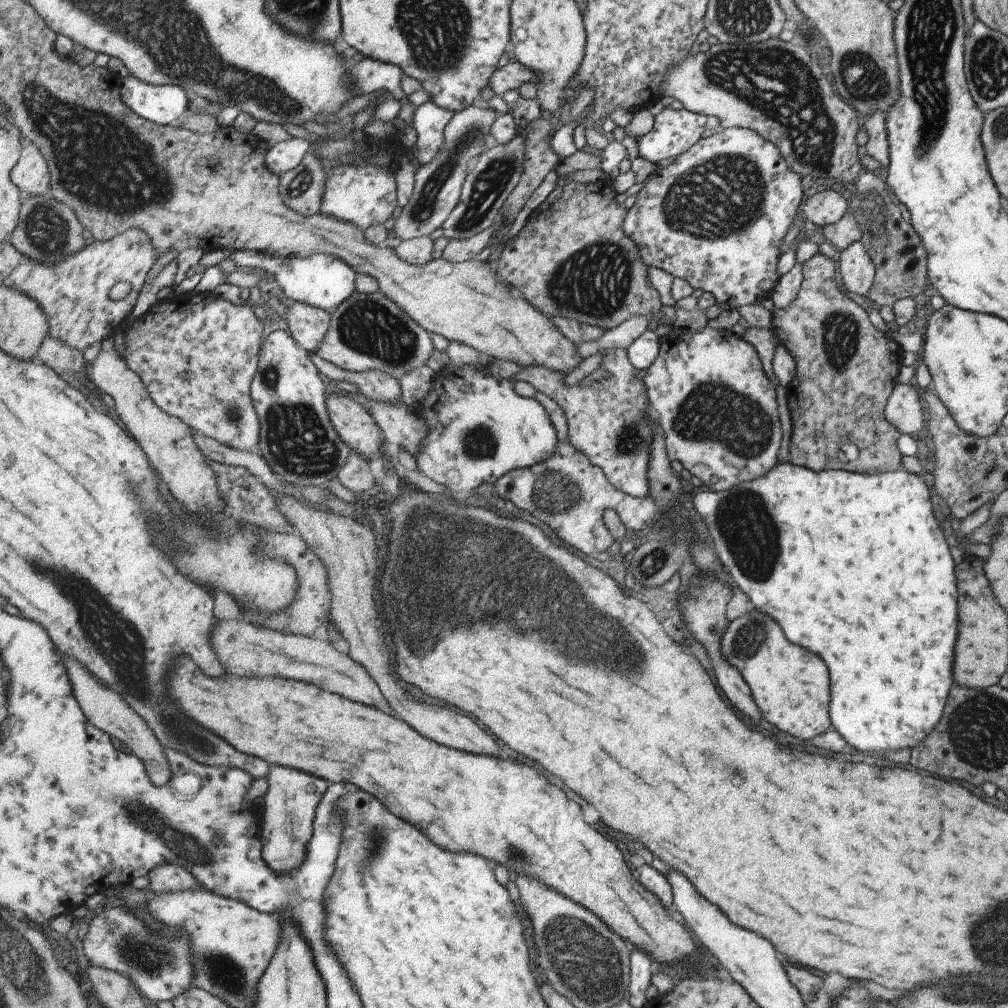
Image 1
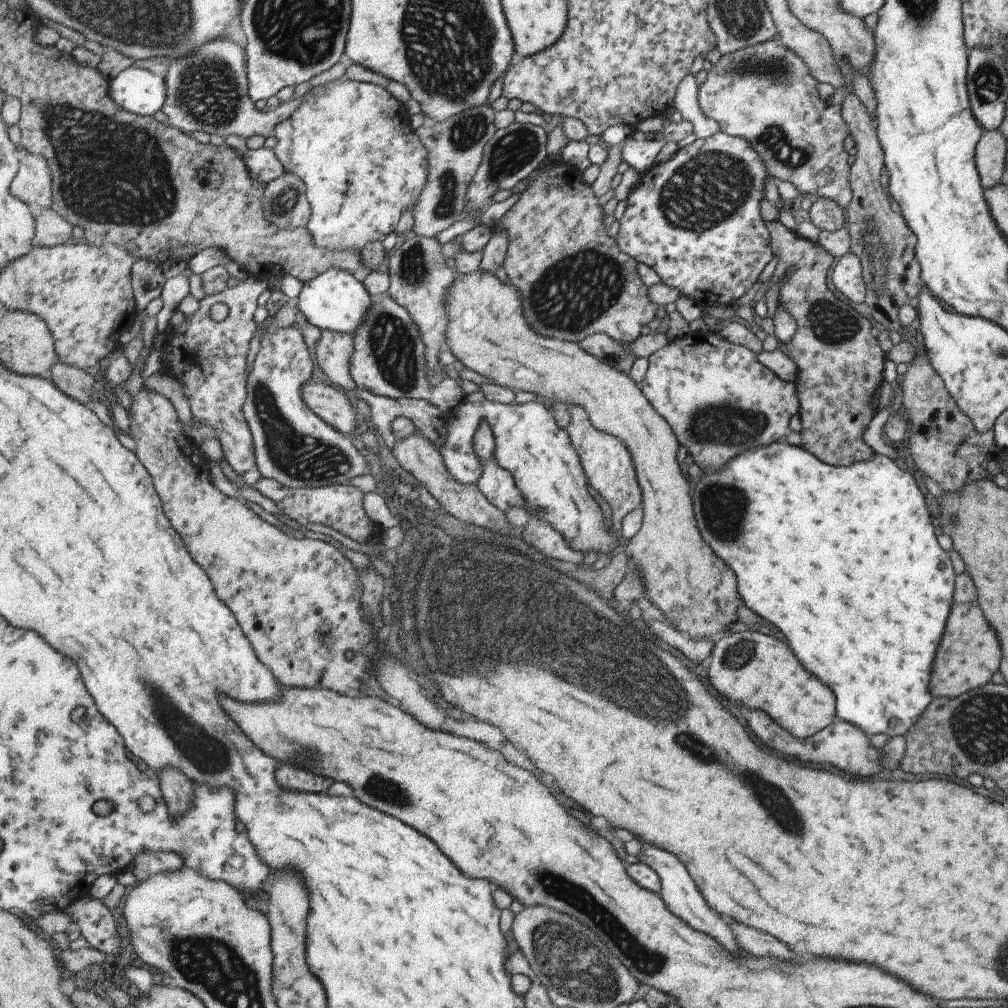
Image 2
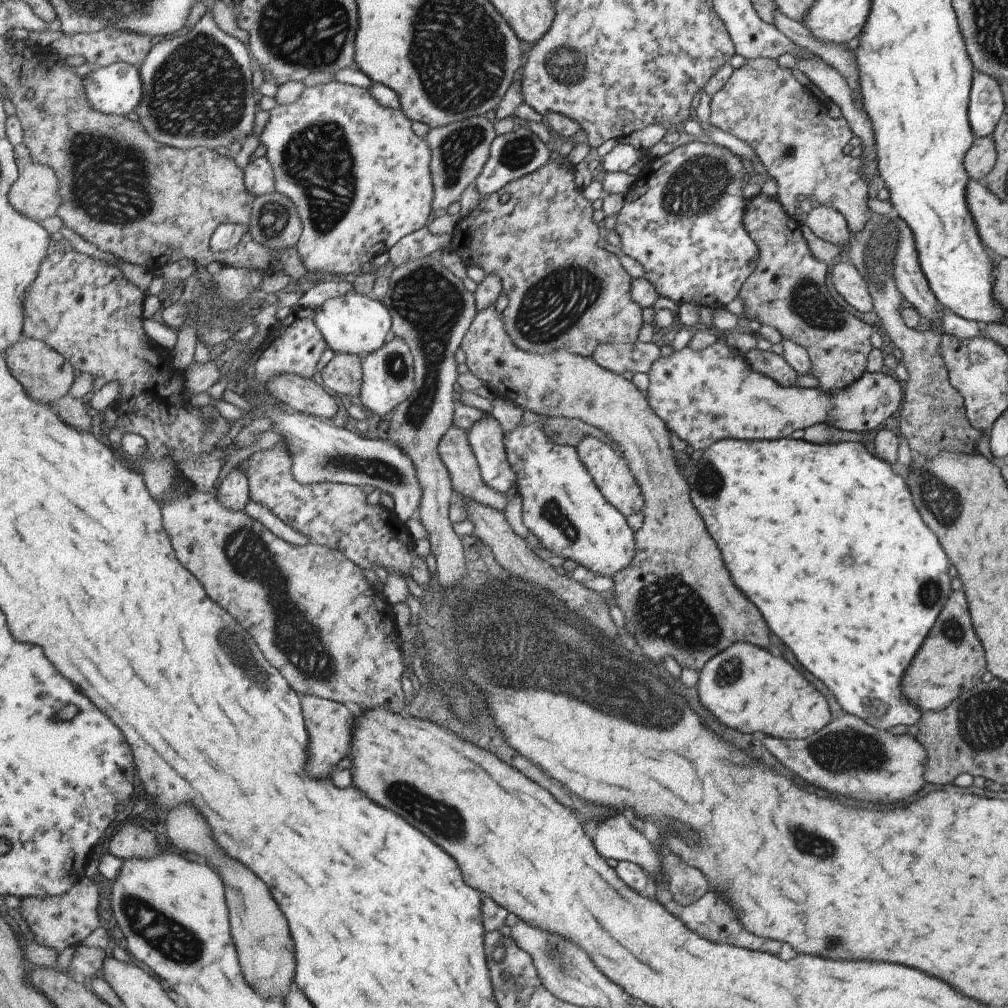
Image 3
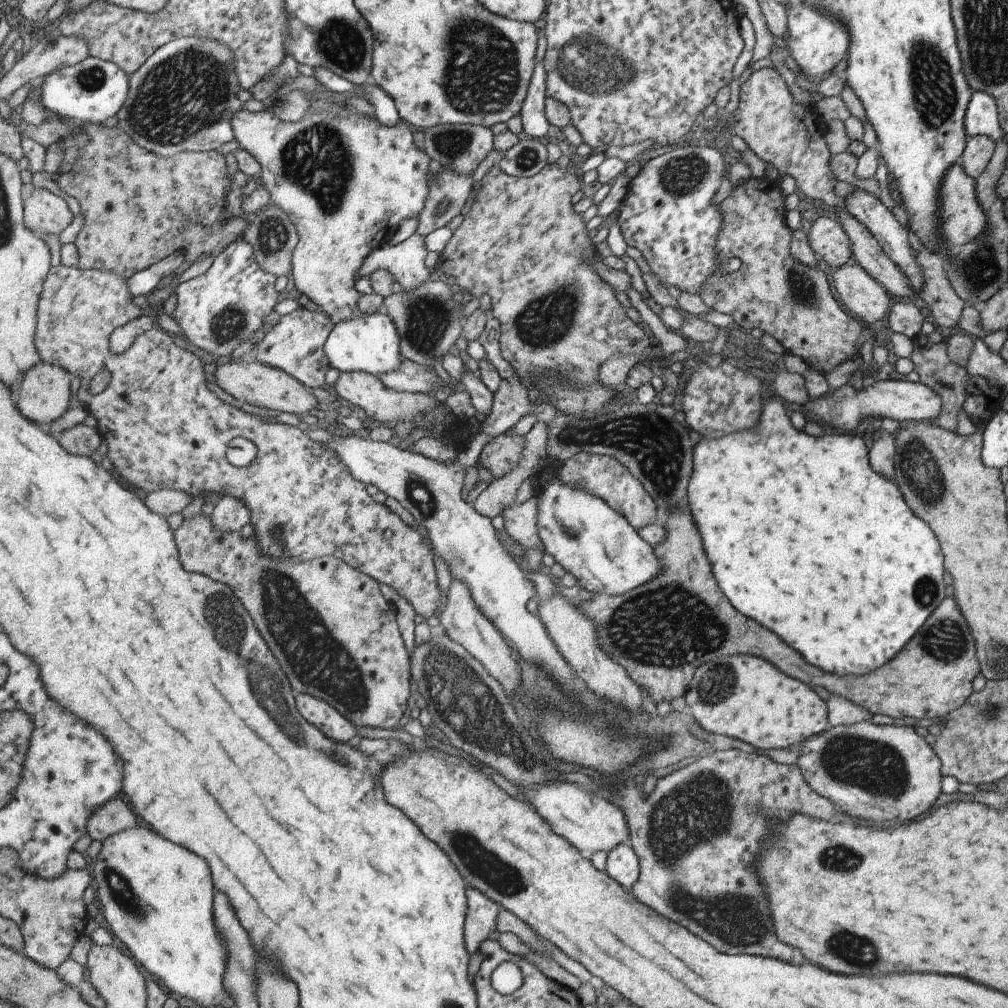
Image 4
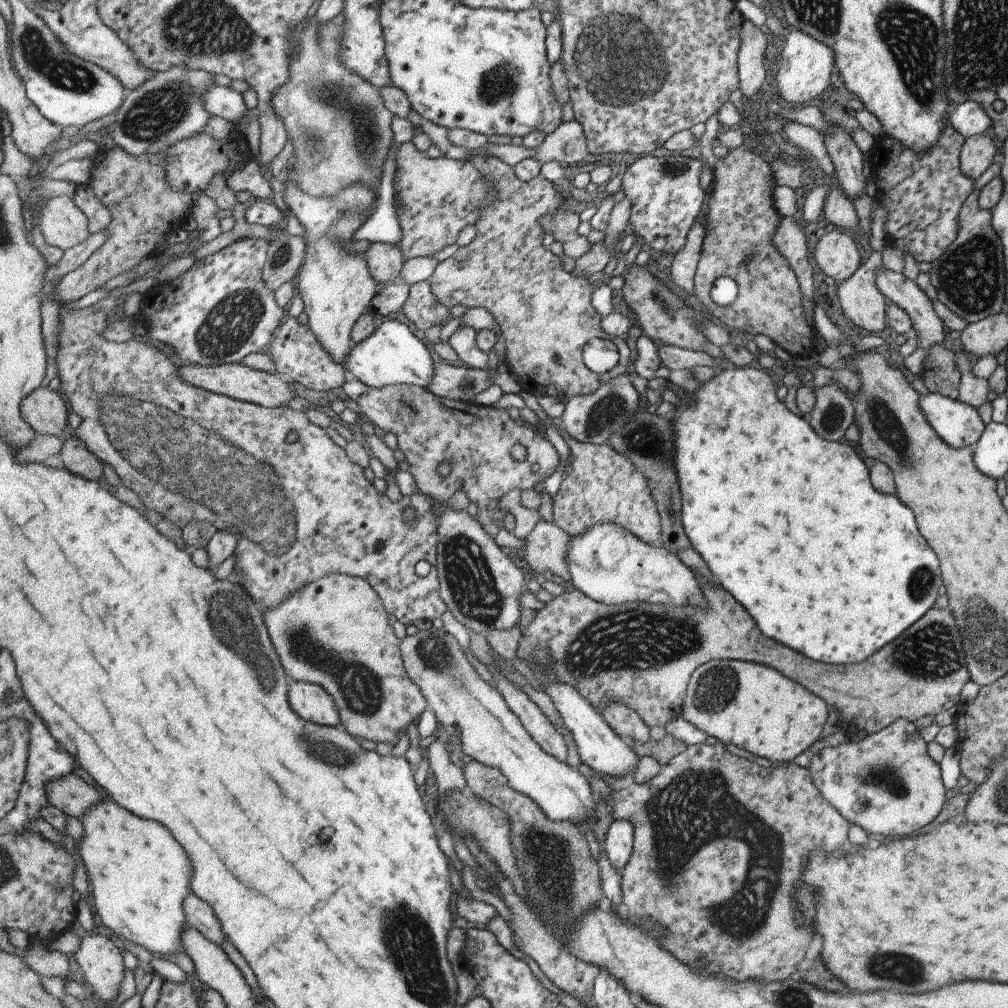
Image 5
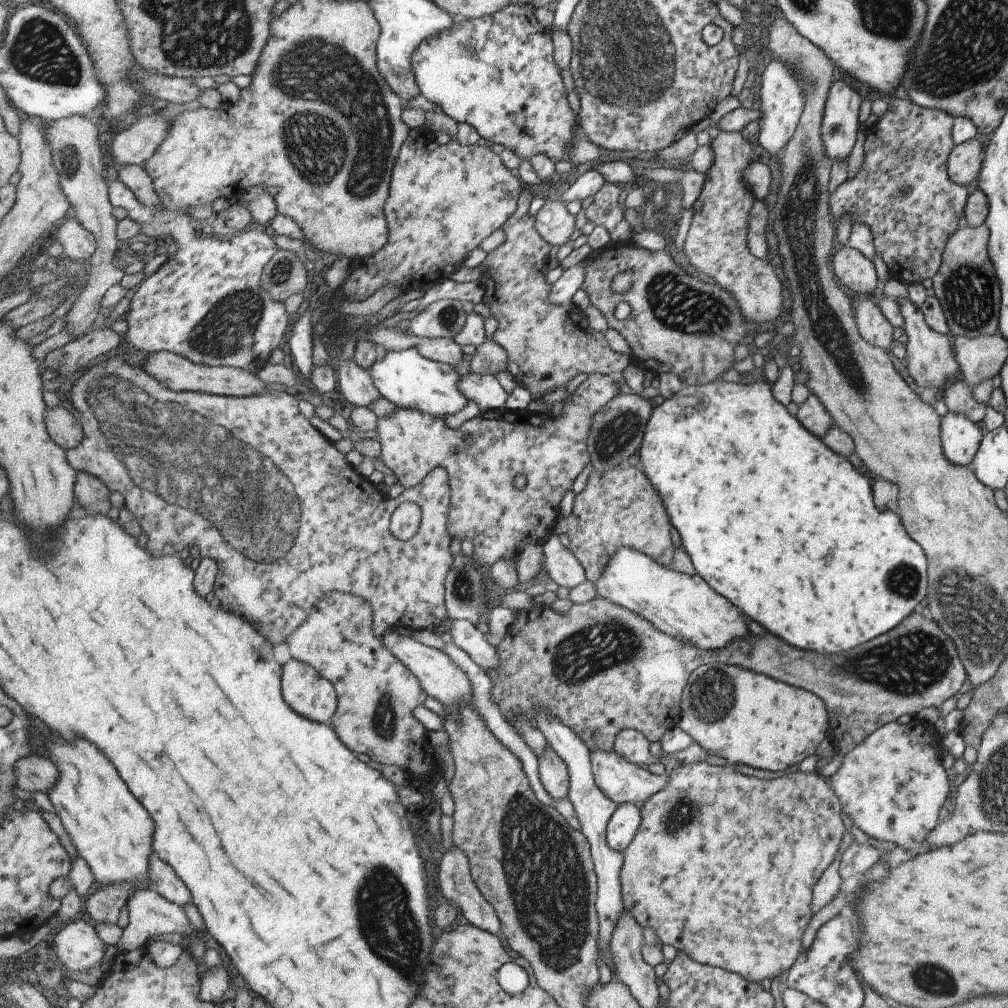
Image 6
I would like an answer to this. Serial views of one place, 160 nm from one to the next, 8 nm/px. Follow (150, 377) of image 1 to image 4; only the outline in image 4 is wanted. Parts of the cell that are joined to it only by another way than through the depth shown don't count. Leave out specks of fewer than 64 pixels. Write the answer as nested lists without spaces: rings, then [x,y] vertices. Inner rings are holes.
[[[225,495],[216,504],[210,519],[218,531],[241,532],[247,524],[250,524],[251,511],[234,495]]]

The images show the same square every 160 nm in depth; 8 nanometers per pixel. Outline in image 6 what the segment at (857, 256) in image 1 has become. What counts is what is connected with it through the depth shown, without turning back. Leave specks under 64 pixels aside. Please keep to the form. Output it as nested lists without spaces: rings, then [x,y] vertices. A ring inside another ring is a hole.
[[[866,295],[866,300],[861,300],[858,306],[854,308],[853,318],[858,330],[858,333],[861,335],[861,338],[867,343],[875,345],[880,349],[888,349],[893,345],[893,328],[885,320],[885,317],[881,314],[881,311],[878,309],[878,306],[869,302],[869,295]]]

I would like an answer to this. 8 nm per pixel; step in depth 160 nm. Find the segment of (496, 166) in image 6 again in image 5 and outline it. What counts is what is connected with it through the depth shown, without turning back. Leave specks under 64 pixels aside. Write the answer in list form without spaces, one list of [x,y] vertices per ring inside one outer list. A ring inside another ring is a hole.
[[[413,142],[401,143],[396,154],[396,172],[394,190],[396,192],[395,211],[402,231],[399,248],[405,262],[417,257],[432,257],[455,244],[459,232],[467,226],[476,226],[482,218],[481,214],[489,207],[495,207],[498,201],[498,186],[494,185],[476,167],[471,160],[454,160],[443,154],[431,158],[426,151],[417,150]]]

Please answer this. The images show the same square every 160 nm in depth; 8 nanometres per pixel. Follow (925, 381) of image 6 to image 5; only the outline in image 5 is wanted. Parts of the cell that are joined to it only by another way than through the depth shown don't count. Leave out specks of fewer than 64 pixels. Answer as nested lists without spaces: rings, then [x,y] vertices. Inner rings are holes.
[[[880,269],[880,272],[875,277],[876,287],[881,291],[881,294],[887,300],[894,305],[897,305],[907,316],[909,317],[910,323],[912,324],[912,332],[917,337],[915,349],[907,356],[904,356],[903,364],[911,374],[919,375],[922,369],[922,365],[928,357],[928,352],[934,345],[940,345],[939,343],[943,340],[943,324],[937,318],[931,301],[927,296],[917,287],[915,282],[908,280],[900,272],[890,271],[889,269]]]

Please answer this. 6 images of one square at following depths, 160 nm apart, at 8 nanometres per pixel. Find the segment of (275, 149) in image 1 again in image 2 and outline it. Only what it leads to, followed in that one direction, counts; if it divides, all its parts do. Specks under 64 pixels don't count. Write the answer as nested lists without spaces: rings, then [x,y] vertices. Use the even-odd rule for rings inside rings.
[[[238,136],[227,137],[226,143],[237,150],[248,165],[251,176],[266,185],[286,174],[282,160],[273,149],[251,149],[247,140]]]

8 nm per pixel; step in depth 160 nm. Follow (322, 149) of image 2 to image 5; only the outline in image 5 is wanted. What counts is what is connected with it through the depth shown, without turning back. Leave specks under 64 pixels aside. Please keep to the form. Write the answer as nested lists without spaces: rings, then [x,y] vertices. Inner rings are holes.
[[[213,85],[207,87],[202,96],[205,108],[214,115],[220,116],[233,124],[235,132],[238,132],[240,120],[243,114],[247,112],[248,106],[245,106],[245,100],[240,92],[231,87]],[[286,166],[278,178],[285,185],[285,200],[287,200],[289,208],[287,213],[293,214],[301,223],[305,232],[306,259],[302,266],[301,272],[297,281],[295,282],[295,292],[301,294],[304,302],[305,312],[308,315],[308,326],[316,333],[323,348],[330,353],[333,360],[338,363],[345,363],[350,357],[350,353],[354,349],[354,328],[357,321],[365,313],[372,311],[372,300],[376,298],[377,280],[369,270],[368,261],[364,258],[363,254],[353,256],[343,248],[341,242],[353,240],[355,231],[361,228],[365,219],[374,212],[374,200],[377,193],[374,189],[369,189],[362,183],[357,183],[344,191],[341,191],[336,197],[312,197],[304,190],[301,190],[296,183],[293,183],[286,173]]]

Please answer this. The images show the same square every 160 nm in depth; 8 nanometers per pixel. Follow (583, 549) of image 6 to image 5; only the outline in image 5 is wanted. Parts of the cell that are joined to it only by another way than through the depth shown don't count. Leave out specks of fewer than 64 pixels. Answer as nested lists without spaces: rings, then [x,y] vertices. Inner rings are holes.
[[[567,436],[572,450],[572,471],[560,484],[553,505],[554,522],[571,537],[580,537],[590,527],[609,523],[625,529],[640,541],[660,544],[660,518],[645,477],[634,467],[629,457],[607,445],[592,445]]]

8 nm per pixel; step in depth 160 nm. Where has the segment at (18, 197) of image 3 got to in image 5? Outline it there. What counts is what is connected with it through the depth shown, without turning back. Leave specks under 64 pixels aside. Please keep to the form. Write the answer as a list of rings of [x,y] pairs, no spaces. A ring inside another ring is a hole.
[[[61,195],[43,204],[40,227],[44,240],[62,250],[73,248],[89,238],[88,216],[77,206],[73,198]]]

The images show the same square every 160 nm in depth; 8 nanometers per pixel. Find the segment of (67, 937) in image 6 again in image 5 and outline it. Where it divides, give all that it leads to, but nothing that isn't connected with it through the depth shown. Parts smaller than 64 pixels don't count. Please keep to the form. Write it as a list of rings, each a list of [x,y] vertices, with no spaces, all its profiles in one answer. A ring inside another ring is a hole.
[[[84,933],[73,959],[74,966],[80,968],[84,980],[92,987],[92,996],[101,1000],[117,998],[119,982],[125,978],[125,960],[111,938]]]

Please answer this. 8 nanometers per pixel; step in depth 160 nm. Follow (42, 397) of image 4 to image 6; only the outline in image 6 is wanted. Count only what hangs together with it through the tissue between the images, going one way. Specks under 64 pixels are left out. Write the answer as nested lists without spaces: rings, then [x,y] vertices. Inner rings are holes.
[[[61,404],[56,409],[49,409],[46,415],[46,425],[52,439],[68,451],[76,449],[84,442],[84,428],[81,420],[65,410]]]

